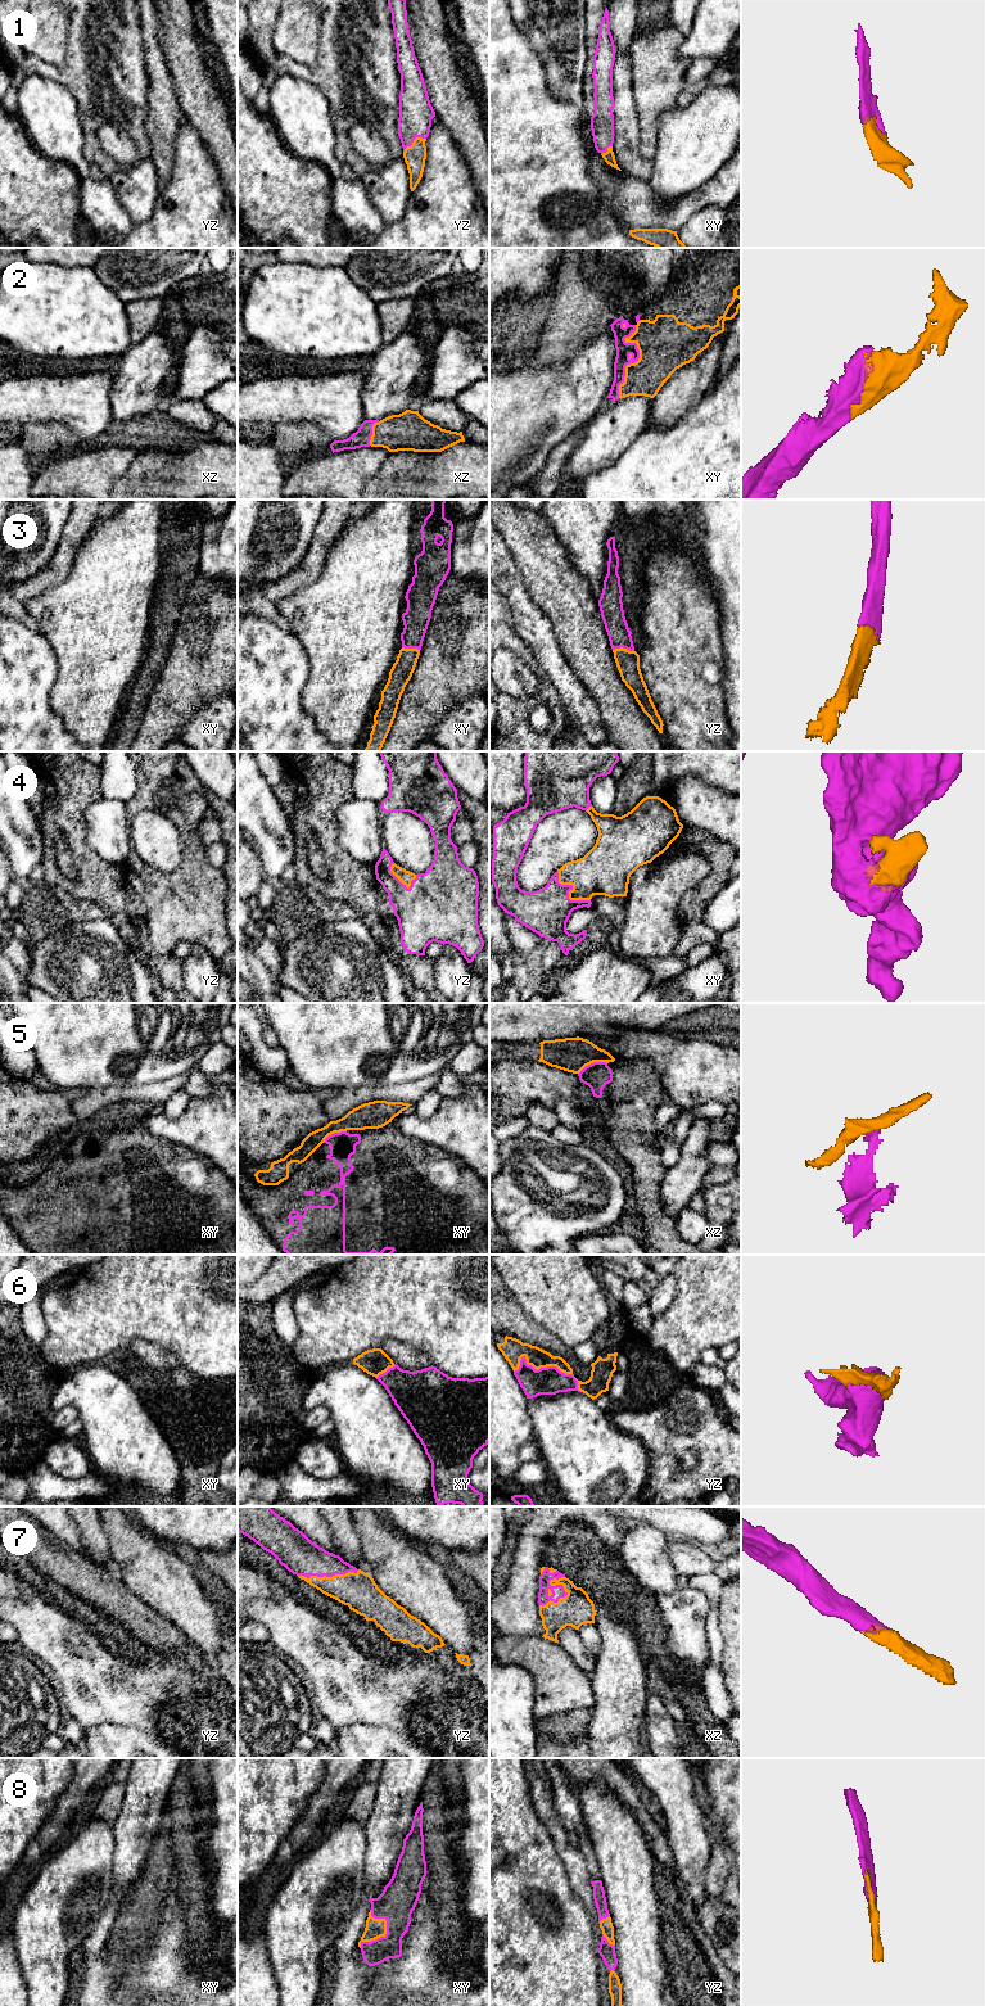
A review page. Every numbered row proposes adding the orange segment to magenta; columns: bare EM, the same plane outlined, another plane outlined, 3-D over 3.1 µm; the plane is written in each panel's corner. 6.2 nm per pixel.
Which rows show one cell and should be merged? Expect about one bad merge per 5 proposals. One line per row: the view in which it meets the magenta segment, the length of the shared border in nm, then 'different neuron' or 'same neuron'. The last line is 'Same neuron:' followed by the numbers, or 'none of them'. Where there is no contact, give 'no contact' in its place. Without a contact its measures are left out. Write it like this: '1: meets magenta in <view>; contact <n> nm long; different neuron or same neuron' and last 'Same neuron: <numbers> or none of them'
1: meets magenta in yz; contact 170 nm long; same neuron
2: meets magenta in xy; contact 460 nm long; same neuron
3: meets magenta in yz; contact 140 nm long; same neuron
4: meets magenta in xy; contact 280 nm long; same neuron
5: meets magenta in xz; contact 200 nm long; different neuron
6: meets magenta in yz; contact 360 nm long; same neuron
7: meets magenta in xz; contact 240 nm long; same neuron
8: meets magenta in xy; contact 260 nm long; same neuron
Same neuron: 1, 2, 3, 4, 6, 7, 8

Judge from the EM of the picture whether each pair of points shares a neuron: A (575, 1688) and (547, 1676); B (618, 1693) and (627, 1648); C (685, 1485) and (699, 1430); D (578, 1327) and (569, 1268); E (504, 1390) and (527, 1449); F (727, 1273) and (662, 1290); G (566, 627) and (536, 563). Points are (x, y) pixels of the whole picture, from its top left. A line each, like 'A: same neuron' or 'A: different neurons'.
A: same neuron
B: same neuron
C: same neuron
D: same neuron
E: different neurons
F: different neurons
G: same neuron

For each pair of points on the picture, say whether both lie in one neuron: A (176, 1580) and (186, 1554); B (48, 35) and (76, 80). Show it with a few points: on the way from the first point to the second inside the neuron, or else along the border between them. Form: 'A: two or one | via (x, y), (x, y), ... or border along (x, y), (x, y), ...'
A: two | border along (167, 1545), (190, 1564), (200, 1586)
B: two | border along (67, 39), (62, 67), (35, 57)

